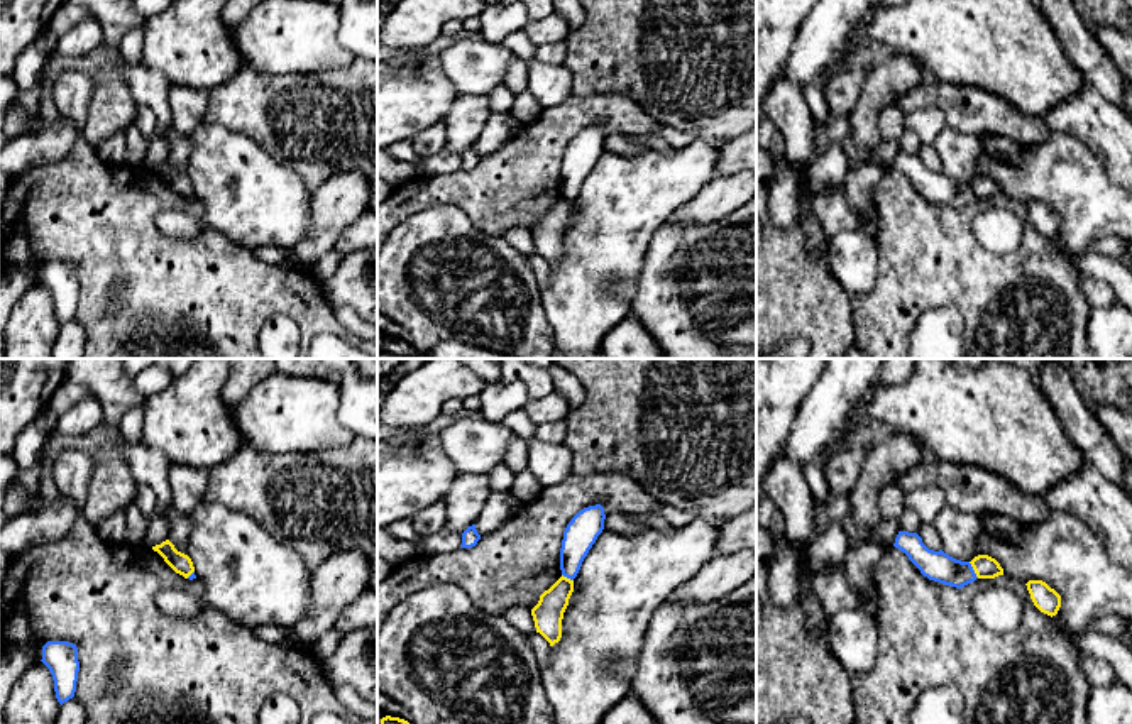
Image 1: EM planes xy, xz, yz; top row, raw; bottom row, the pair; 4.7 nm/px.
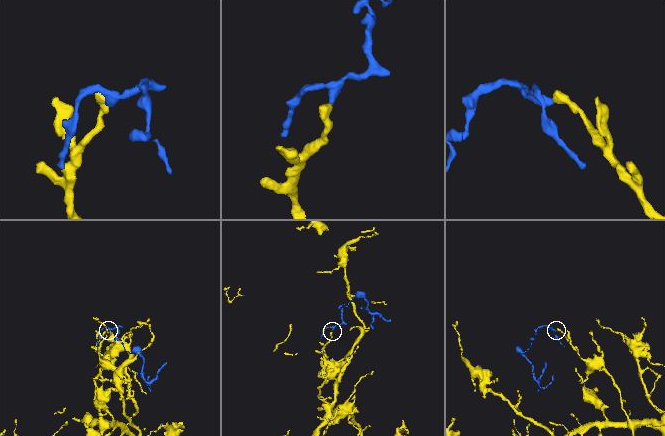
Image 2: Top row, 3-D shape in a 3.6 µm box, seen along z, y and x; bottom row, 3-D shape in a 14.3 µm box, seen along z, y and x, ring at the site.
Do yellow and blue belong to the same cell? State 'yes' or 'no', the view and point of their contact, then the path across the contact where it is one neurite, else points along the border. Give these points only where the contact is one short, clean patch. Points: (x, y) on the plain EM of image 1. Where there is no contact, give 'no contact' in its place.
no; meets yellow in yz at (973, 190); border along yz (968, 183), (978, 198)

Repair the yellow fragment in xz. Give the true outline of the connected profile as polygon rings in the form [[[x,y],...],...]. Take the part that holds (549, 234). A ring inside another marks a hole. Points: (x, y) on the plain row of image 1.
[[[562,196],[540,217],[538,225],[531,230],[536,254],[540,254],[550,267],[562,259],[562,240],[572,213],[574,201]]]

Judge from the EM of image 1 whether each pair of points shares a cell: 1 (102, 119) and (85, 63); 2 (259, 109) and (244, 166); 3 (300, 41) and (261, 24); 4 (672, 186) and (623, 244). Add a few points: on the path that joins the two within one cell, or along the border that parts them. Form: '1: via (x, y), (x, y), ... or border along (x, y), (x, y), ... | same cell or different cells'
1: via (102, 105), (102, 78), (98, 75) | same cell
2: border along (214, 122), (249, 136), (281, 163) | different cells
3: via (290, 36), (271, 34) | same cell
4: via (659, 200), (628, 230) | same cell

